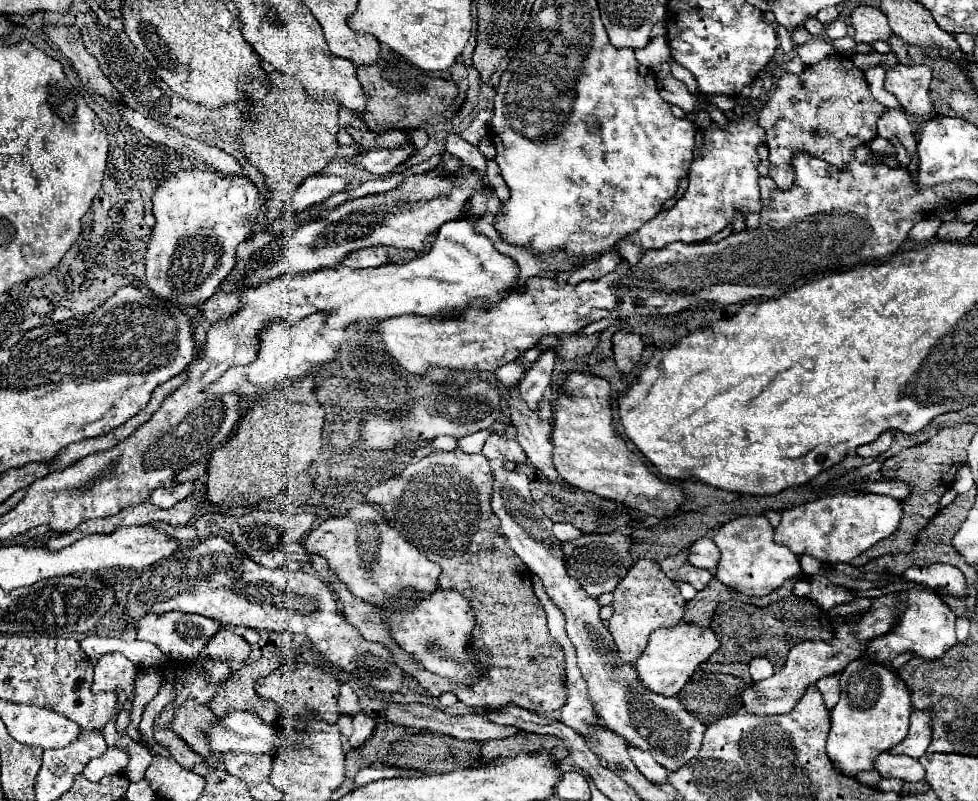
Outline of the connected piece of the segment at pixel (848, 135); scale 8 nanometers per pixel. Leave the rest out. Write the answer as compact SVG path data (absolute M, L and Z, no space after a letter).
M834 54L814 66L806 66L802 74L784 72L760 112L758 124L766 130L766 148L770 152L770 178L778 188L794 184L792 156L800 150L826 160L836 168L844 168L854 160L858 146L870 144L876 136L878 118L886 106L872 98L872 92L850 58Z

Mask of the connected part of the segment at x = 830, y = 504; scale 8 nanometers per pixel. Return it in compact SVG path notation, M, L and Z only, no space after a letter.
M834 494L784 510L780 524L774 528L774 540L790 548L798 558L808 554L822 564L850 562L854 556L868 550L868 542L880 542L894 534L902 516L902 502L890 496Z

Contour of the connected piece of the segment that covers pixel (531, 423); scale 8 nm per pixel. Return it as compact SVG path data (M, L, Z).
M510 390L510 420L516 426L516 440L524 448L528 462L538 468L552 484L564 484L560 480L554 464L552 464L552 424L546 420L540 420L538 412L532 412L526 408L524 402L520 402L518 390Z

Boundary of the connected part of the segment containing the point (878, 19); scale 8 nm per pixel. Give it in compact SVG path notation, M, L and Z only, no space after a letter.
M858 6L850 14L850 22L854 26L856 42L878 42L890 40L894 34L890 32L886 16L876 6Z

